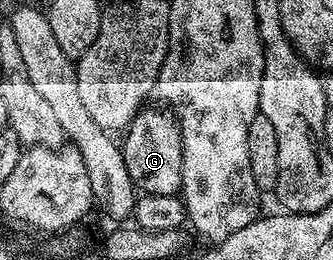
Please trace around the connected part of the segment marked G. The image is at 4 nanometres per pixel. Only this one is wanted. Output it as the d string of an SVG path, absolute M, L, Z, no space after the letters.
M143 107L125 130L120 144L124 155L124 167L128 167L128 175L132 175L132 183L139 194L172 195L182 188L182 136L180 127L173 113L165 107L150 109Z

